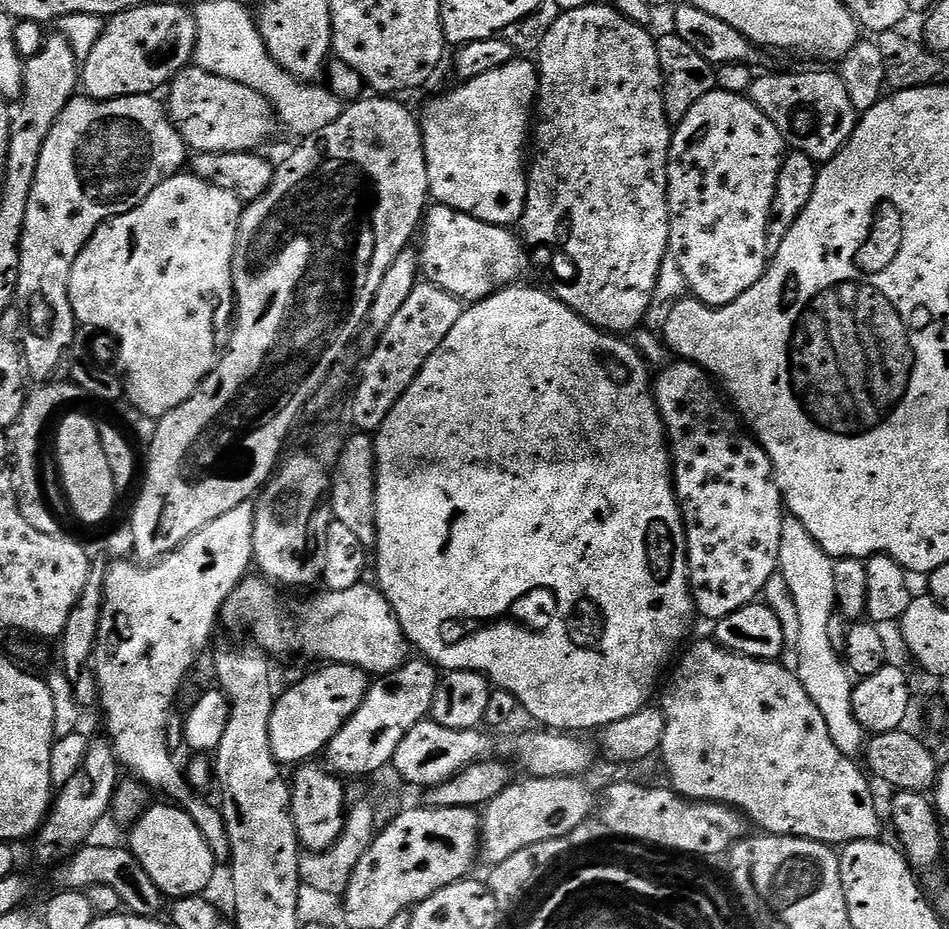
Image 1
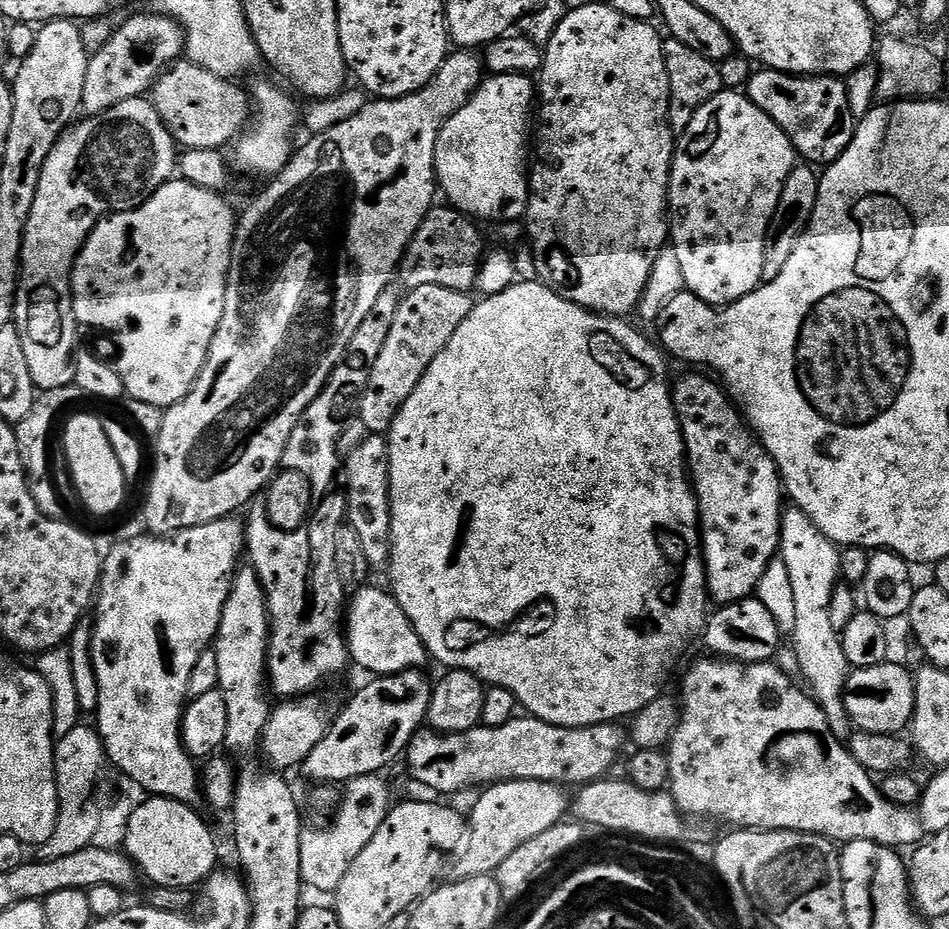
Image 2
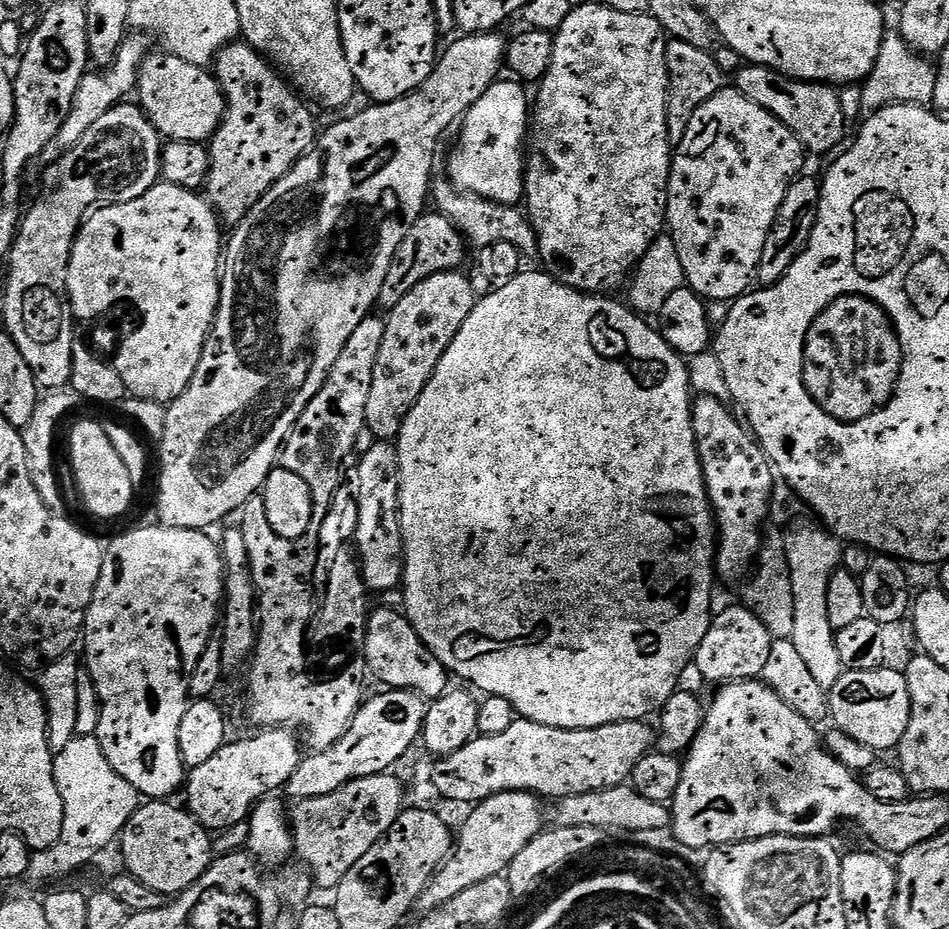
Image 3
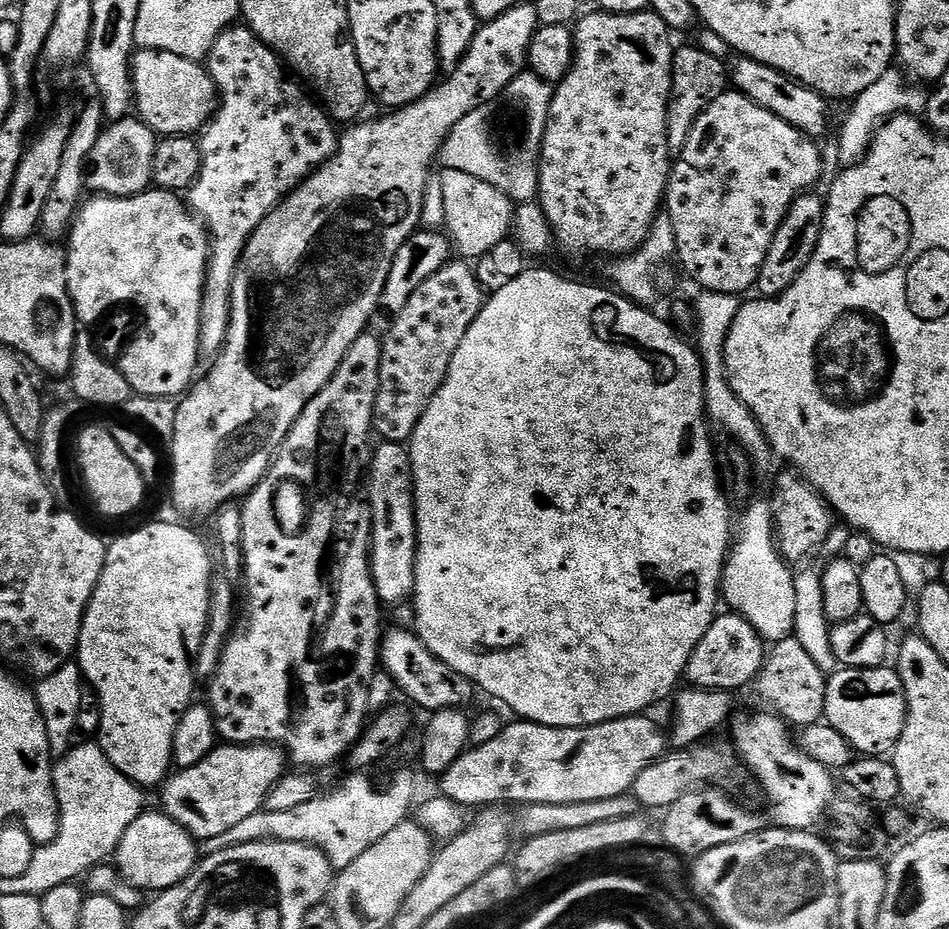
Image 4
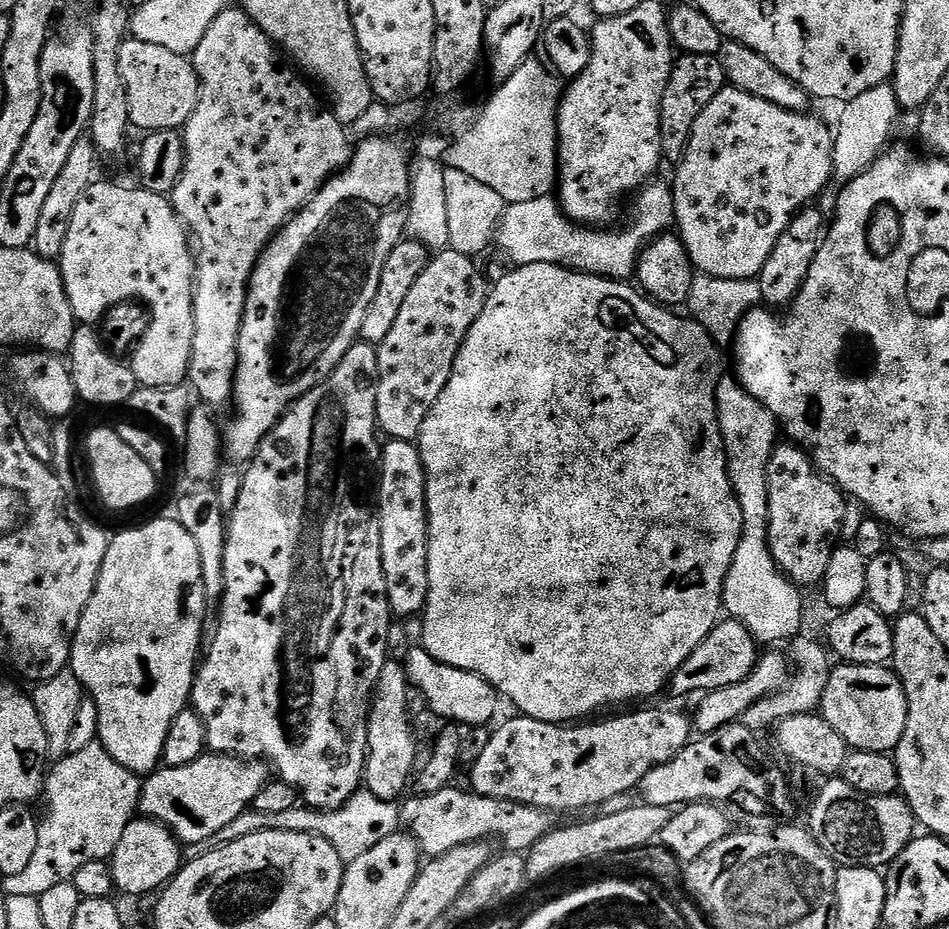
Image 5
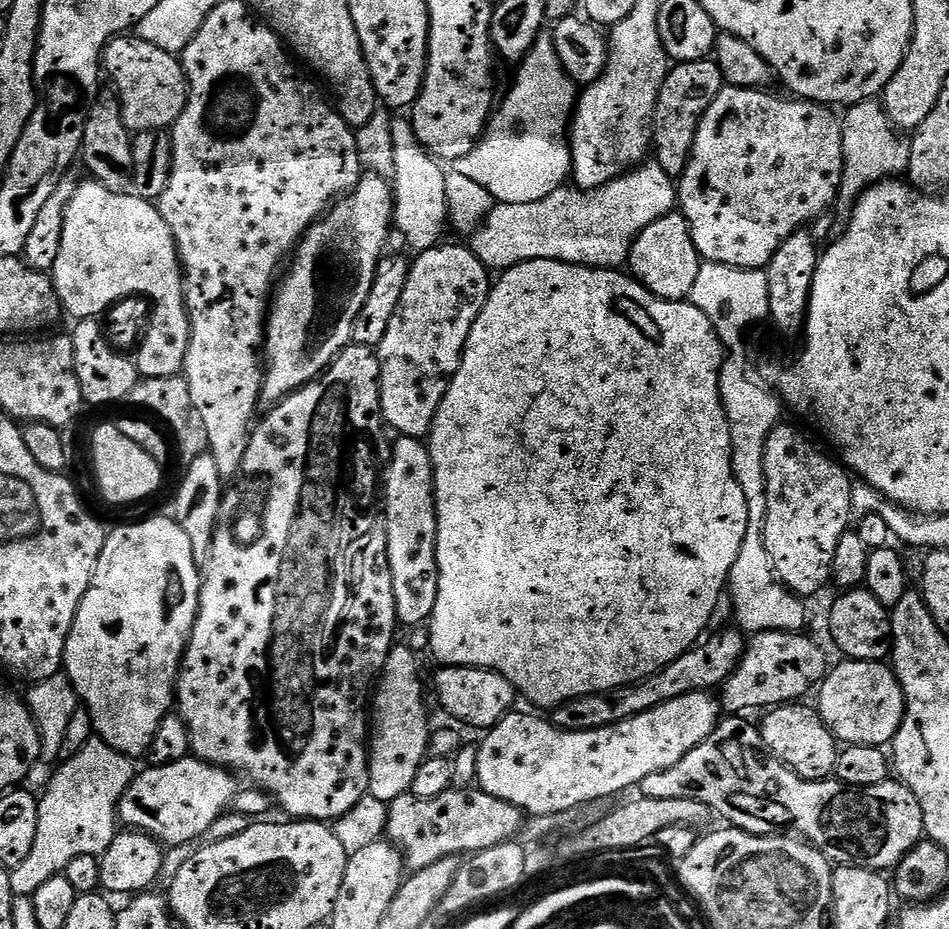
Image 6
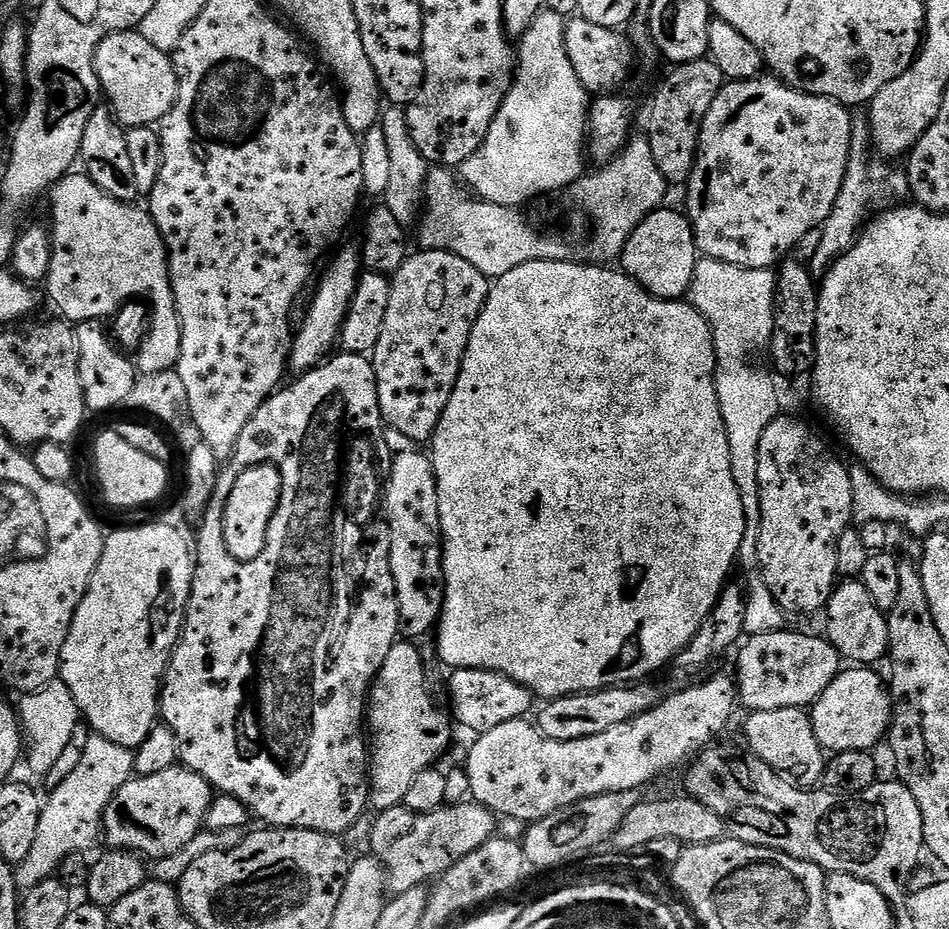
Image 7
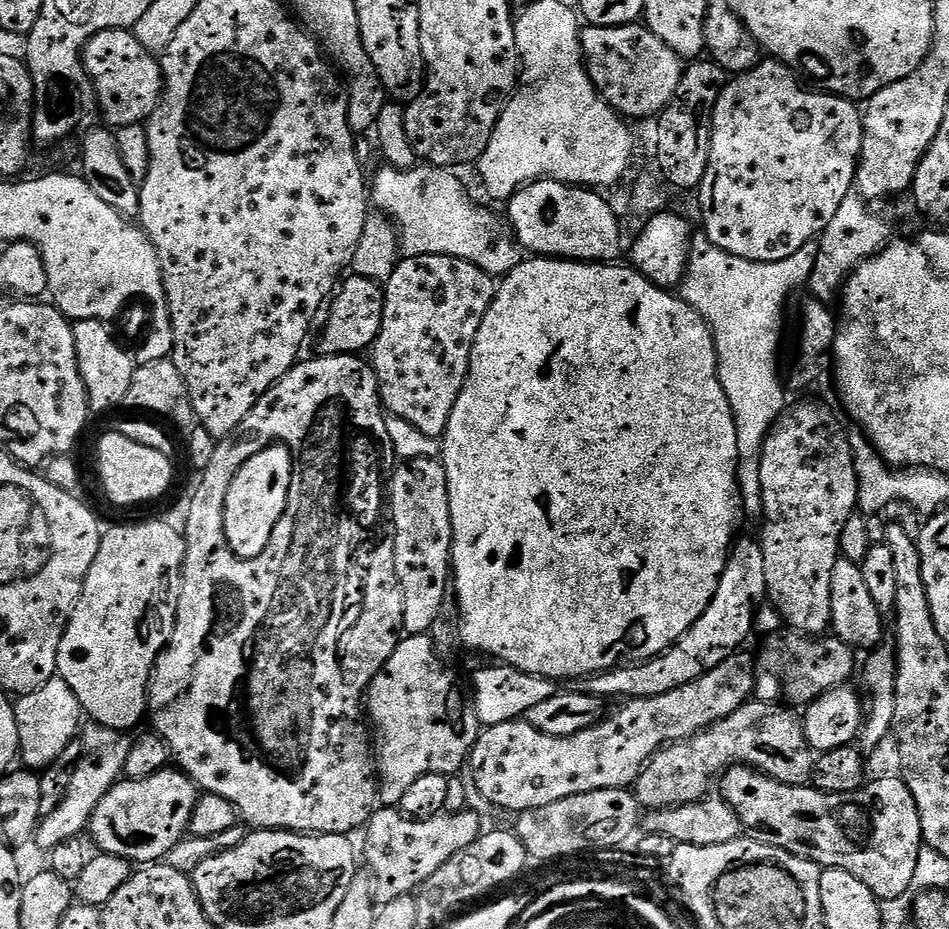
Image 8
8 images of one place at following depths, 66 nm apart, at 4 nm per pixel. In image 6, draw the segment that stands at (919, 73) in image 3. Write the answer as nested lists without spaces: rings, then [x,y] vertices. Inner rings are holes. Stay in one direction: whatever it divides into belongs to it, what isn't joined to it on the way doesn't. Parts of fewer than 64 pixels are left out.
[[[873,98],[851,105],[848,113],[842,116],[842,158],[844,169],[840,175],[840,190],[835,201],[835,211],[851,213],[854,198],[861,192],[887,178],[907,173],[910,166],[910,143],[907,139],[900,140],[901,133],[889,120],[883,103]]]

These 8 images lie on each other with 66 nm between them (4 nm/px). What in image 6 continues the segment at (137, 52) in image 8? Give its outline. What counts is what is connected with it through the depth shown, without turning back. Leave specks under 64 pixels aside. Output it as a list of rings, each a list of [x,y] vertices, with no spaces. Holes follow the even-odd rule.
[[[120,34],[108,41],[108,47],[104,49],[102,57],[102,68],[107,79],[109,76],[116,83],[114,91],[120,97],[122,118],[129,132],[135,134],[149,132],[152,128],[171,129],[182,114],[188,101],[188,77],[184,75],[183,63],[173,53],[140,39],[139,35]]]

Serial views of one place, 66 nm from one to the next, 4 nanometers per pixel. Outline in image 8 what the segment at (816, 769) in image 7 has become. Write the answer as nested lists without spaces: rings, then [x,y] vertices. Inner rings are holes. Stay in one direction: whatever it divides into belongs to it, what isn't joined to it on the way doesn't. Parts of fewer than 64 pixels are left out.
[[[749,702],[698,734],[664,745],[636,777],[634,791],[641,809],[697,803],[711,793],[712,779],[723,777],[736,764],[746,764],[783,784],[807,785],[812,778],[814,753],[804,733],[803,719],[791,711],[795,712],[780,702]]]

